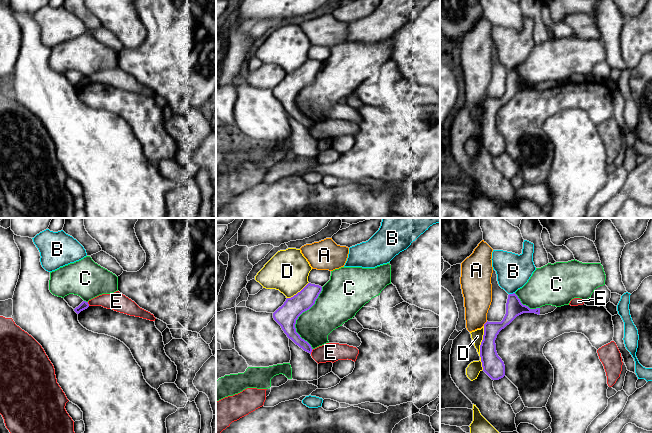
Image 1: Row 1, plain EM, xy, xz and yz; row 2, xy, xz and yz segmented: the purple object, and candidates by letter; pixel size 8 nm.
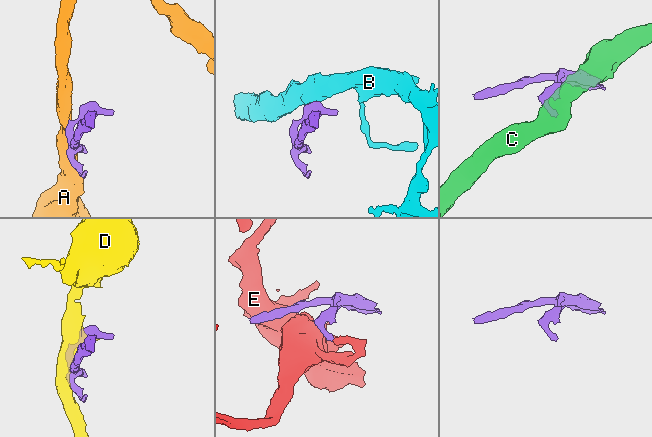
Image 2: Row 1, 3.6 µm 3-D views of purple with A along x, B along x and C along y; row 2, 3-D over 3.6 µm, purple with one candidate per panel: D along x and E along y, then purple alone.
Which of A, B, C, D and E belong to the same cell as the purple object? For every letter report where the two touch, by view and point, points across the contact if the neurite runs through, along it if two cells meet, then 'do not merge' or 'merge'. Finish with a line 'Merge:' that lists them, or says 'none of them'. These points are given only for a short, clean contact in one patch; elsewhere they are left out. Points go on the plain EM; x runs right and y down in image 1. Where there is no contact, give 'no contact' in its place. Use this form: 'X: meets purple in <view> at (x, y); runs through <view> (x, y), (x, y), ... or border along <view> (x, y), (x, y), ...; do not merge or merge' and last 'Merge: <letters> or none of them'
A: meets purple in yz at (485, 99); do not merge
B: meets purple in yz at (511, 70); border along yz (514, 68), (509, 70); do not merge
C: meets purple in xz at (297, 94); do not merge
D: meets purple in yz at (480, 124); do not merge
E: meets purple in xz at (311, 127); border along xz (313, 125), (310, 129); do not merge
Merge: none of them

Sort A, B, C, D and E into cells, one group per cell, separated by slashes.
A / B / C / D / E

